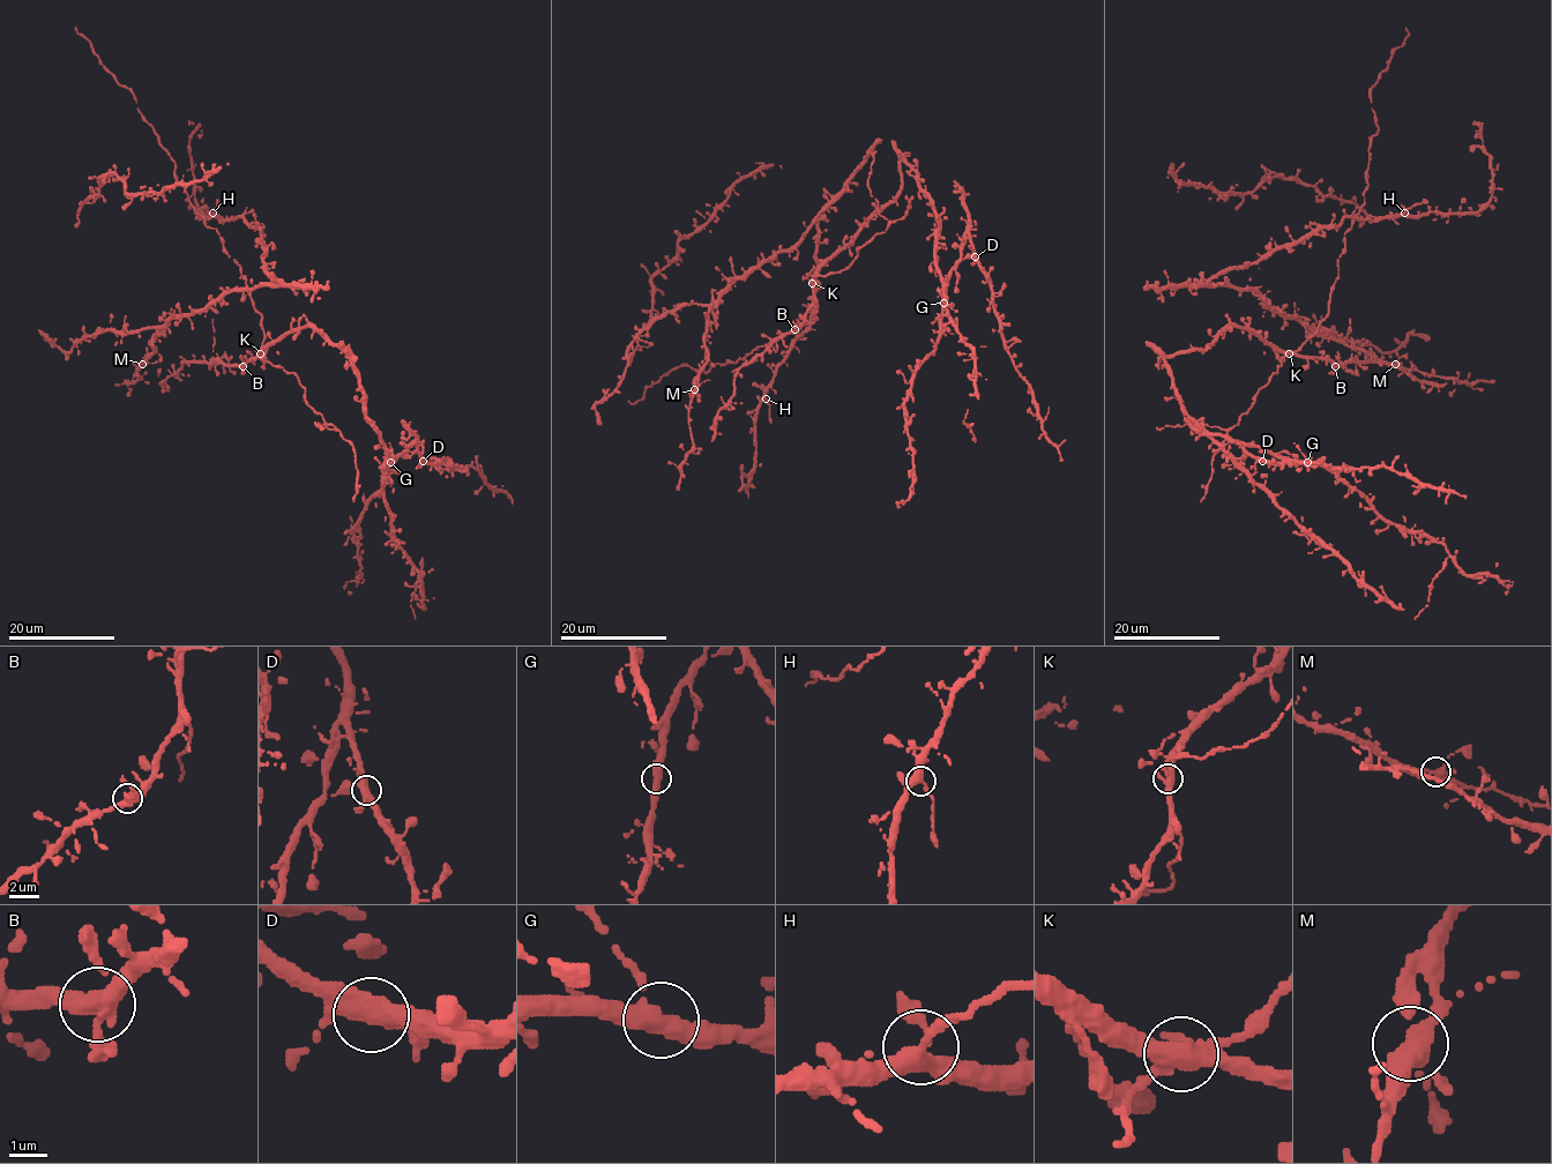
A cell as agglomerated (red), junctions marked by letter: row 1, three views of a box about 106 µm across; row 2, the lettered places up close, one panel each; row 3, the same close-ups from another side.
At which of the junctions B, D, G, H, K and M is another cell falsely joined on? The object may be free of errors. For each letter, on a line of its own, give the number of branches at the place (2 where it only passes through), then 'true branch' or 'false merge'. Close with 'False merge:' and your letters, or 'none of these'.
B: 4 | true branch
D: 4 | true branch
G: 3 | true branch
H: 4 | true branch
K: 4 | true branch
M: 4 | true branch
False merge: none of these

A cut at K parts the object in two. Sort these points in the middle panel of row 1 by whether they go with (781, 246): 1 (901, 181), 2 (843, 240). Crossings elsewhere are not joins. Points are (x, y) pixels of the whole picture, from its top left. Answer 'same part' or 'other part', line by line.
1: same part
2: same part

